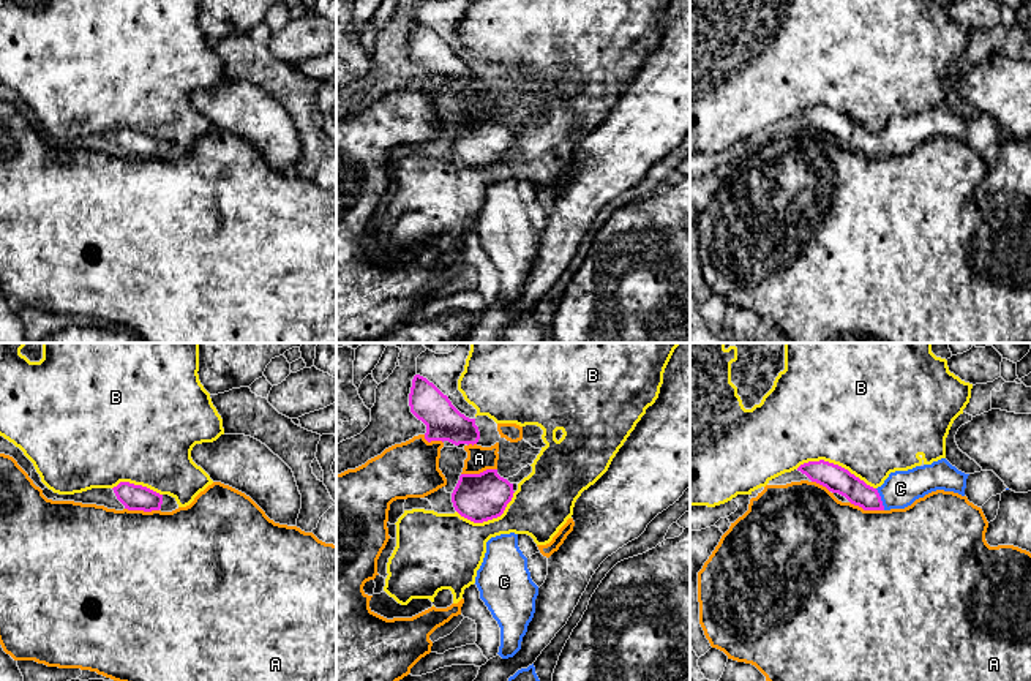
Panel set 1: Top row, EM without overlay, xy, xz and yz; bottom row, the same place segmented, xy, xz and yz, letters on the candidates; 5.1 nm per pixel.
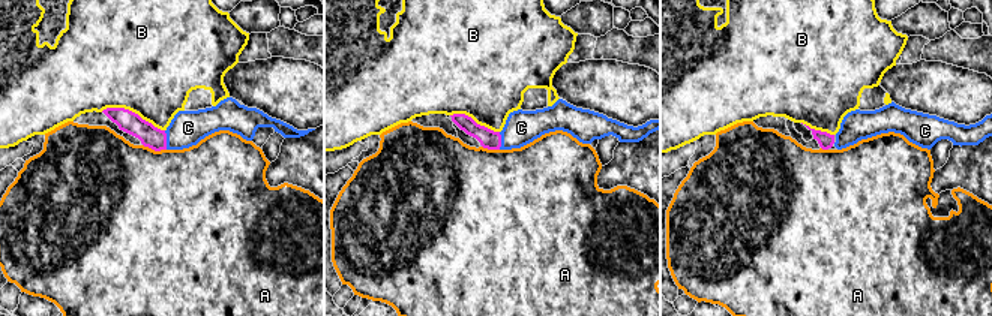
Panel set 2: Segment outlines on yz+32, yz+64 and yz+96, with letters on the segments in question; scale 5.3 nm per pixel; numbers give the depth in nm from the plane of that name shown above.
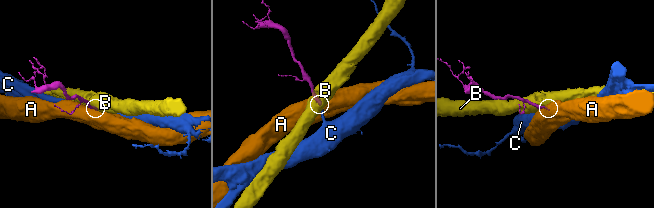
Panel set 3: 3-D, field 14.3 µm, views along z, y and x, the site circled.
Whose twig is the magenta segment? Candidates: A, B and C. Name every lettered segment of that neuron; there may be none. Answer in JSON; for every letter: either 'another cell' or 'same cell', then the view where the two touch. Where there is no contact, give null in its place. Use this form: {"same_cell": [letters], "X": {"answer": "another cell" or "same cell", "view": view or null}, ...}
{"same_cell": ["C"], "A": {"answer": "another cell", "view": "xz"}, "B": {"answer": "another cell", "view": "yz"}, "C": {"answer": "same cell", "view": "yz"}}

